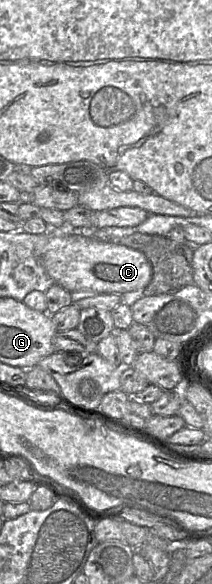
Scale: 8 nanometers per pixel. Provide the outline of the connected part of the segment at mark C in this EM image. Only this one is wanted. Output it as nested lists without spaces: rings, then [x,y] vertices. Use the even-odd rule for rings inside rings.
[[[56,235],[43,249],[43,265],[51,280],[68,290],[99,294],[139,295],[150,283],[152,266],[140,251],[83,235]]]

